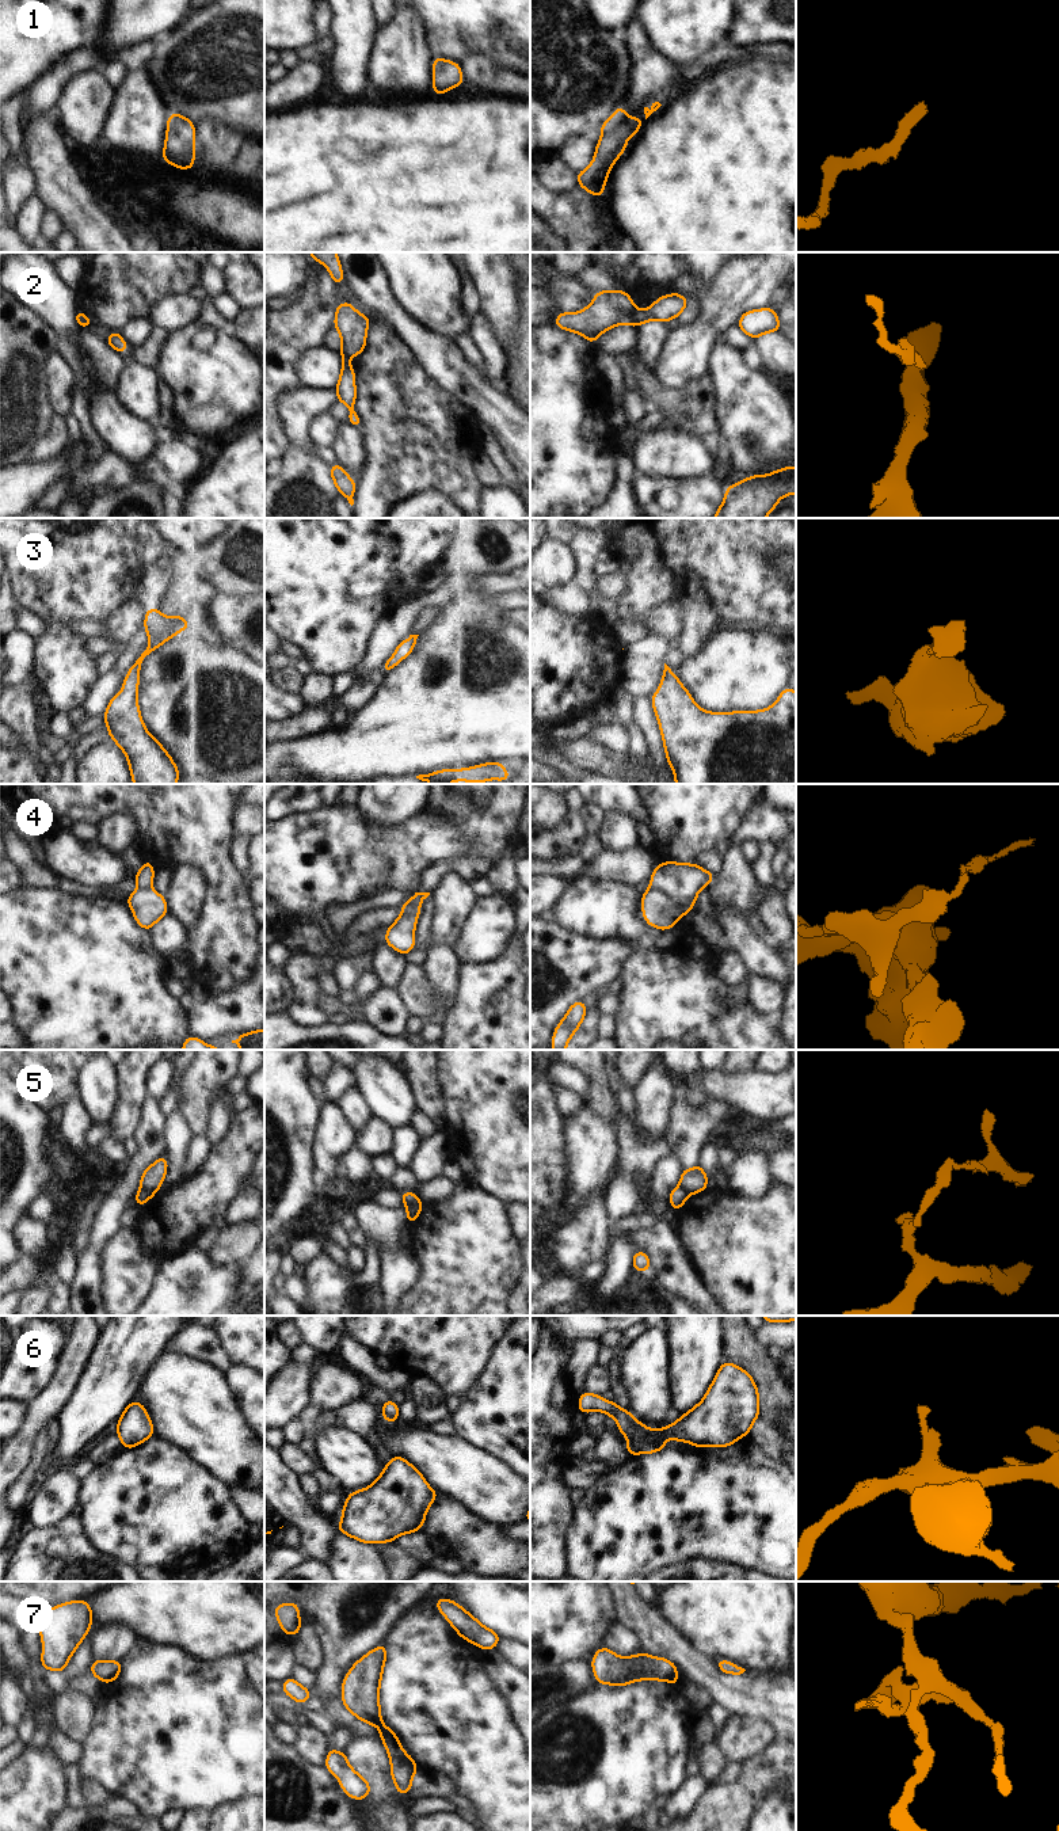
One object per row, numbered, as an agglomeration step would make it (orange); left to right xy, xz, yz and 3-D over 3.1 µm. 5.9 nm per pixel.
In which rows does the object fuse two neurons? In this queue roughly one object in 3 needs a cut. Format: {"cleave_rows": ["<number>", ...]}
{"cleave_rows": ["2", "4", "5", "7"]}

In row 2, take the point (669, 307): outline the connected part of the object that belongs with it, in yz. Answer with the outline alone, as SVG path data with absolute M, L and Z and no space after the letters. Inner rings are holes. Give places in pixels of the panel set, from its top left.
M671 293L655 300L655 302L647 309L636 309L632 317L631 326L639 327L647 321L658 320L667 323L671 319L677 319L682 311L689 305L683 294Z

